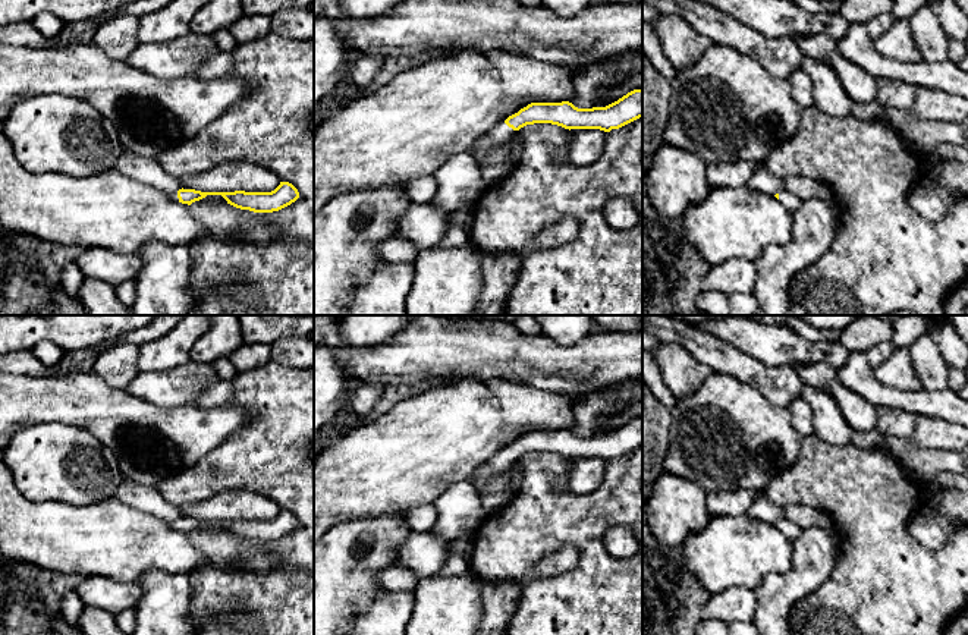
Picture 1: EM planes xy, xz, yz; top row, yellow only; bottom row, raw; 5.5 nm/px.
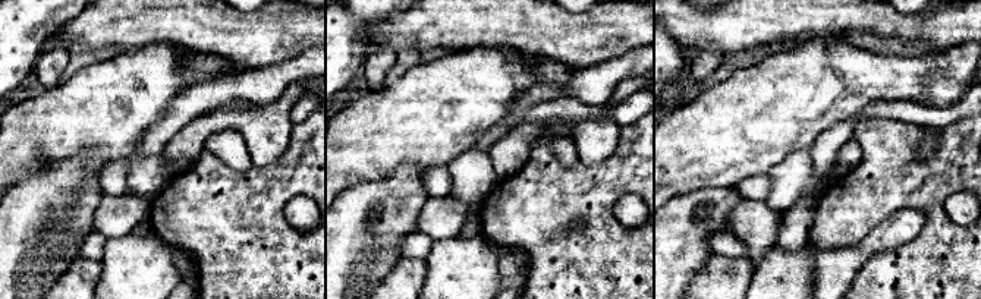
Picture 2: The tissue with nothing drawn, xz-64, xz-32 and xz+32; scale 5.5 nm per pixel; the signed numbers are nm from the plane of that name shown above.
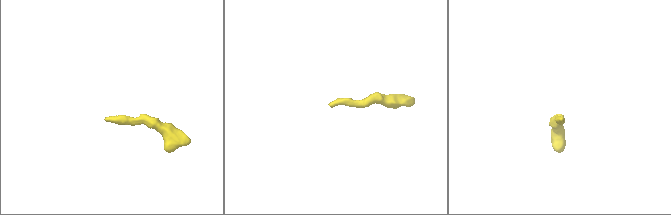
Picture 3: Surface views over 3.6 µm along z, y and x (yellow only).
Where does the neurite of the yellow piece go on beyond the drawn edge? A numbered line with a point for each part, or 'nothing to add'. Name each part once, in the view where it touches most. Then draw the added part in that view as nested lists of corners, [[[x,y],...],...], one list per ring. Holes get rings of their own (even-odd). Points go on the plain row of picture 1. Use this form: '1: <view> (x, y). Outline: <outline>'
1: xz (502, 461). Outline: [[[502,450],[496,453],[487,463],[478,466],[471,480],[478,496],[483,497],[488,482],[499,474],[505,472],[513,462],[515,459]]]

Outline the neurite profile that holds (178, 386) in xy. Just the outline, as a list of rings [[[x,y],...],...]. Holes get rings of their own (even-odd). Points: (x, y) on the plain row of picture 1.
[[[188,361],[163,371],[138,372],[126,390],[157,406],[175,408],[198,399],[216,381],[213,364]]]

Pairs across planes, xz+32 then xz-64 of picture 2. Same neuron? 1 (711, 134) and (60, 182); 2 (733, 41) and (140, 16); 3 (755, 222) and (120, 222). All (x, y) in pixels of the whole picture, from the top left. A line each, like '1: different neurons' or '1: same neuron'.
1: different neurons
2: same neuron
3: same neuron

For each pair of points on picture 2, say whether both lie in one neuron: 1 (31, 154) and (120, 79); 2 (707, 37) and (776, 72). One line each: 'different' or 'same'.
1: same
2: different

